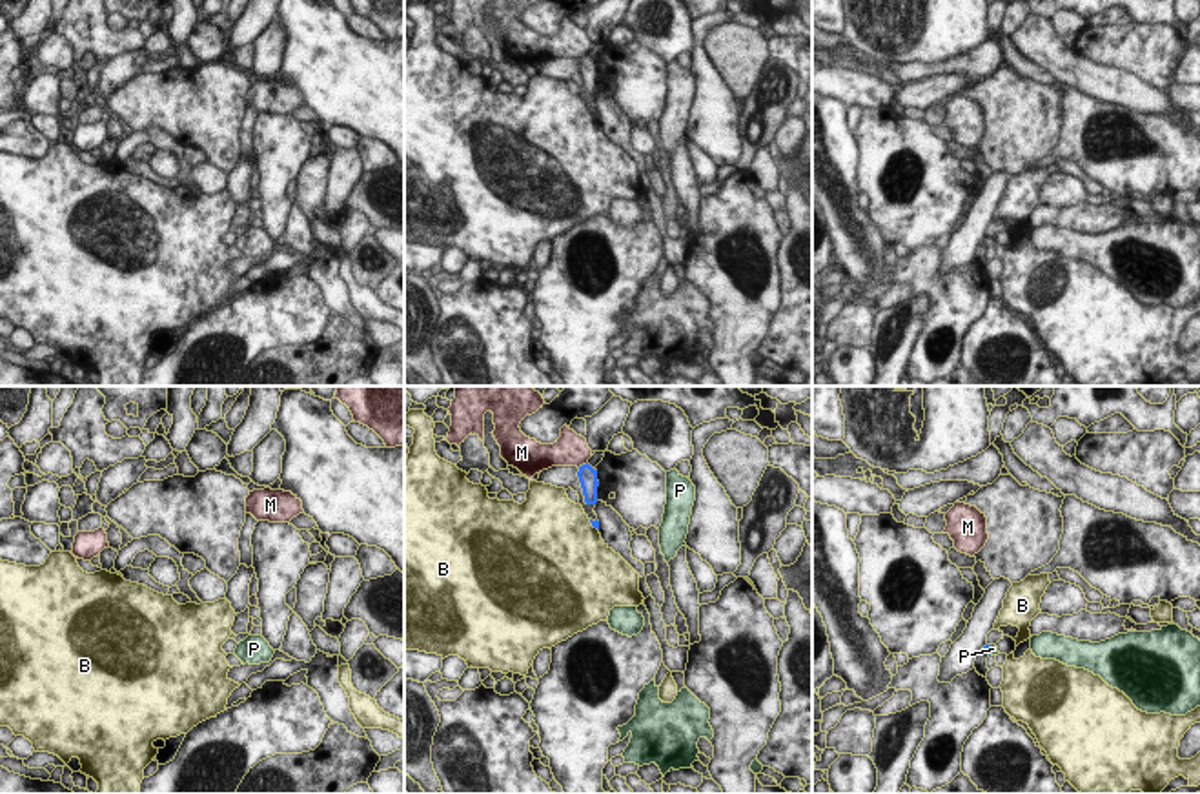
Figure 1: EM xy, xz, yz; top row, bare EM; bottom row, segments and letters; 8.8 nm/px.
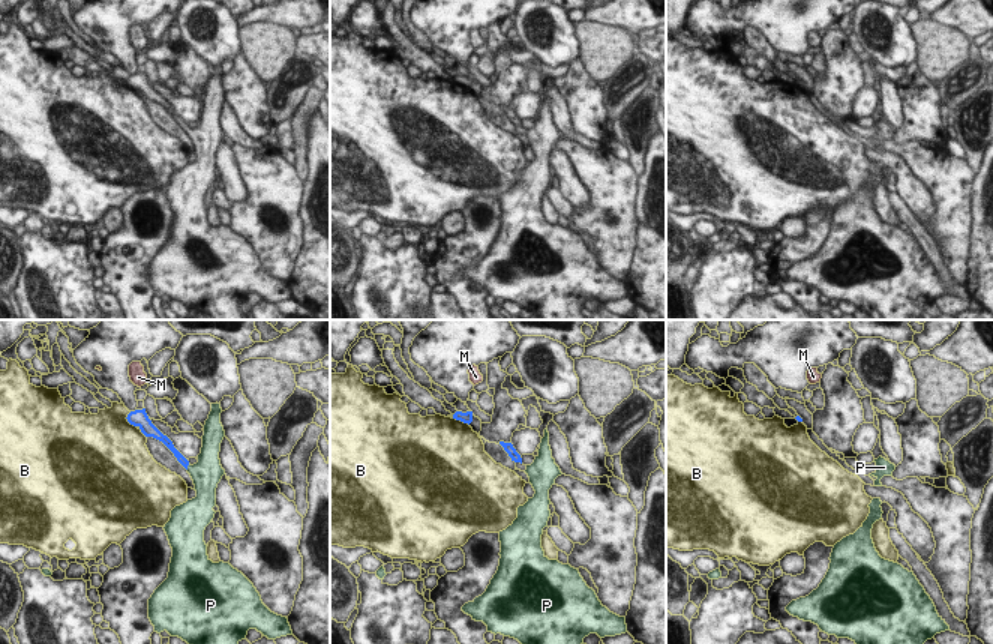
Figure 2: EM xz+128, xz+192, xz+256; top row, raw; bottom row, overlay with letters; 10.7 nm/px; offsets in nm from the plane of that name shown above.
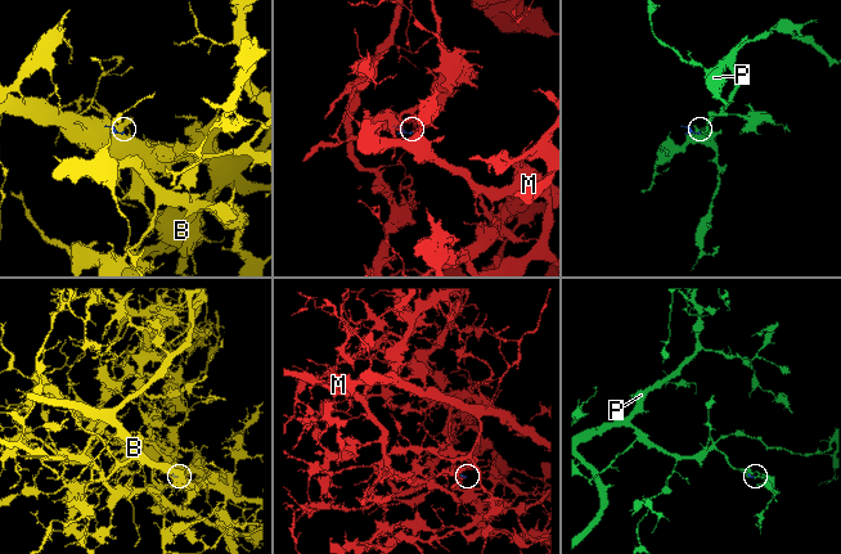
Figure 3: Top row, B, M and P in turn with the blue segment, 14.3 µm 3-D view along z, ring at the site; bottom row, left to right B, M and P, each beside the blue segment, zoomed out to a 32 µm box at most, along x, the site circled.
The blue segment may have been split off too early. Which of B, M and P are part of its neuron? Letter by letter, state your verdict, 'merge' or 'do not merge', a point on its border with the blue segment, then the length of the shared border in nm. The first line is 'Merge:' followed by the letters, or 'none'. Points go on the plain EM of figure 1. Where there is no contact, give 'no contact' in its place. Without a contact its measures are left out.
Merge: P
B: do not merge | xz (592, 117) | 140 nm
M: do not merge | xz (583, 57) | 110 nm
P: merge | yz (987, 243) | 100 nm

